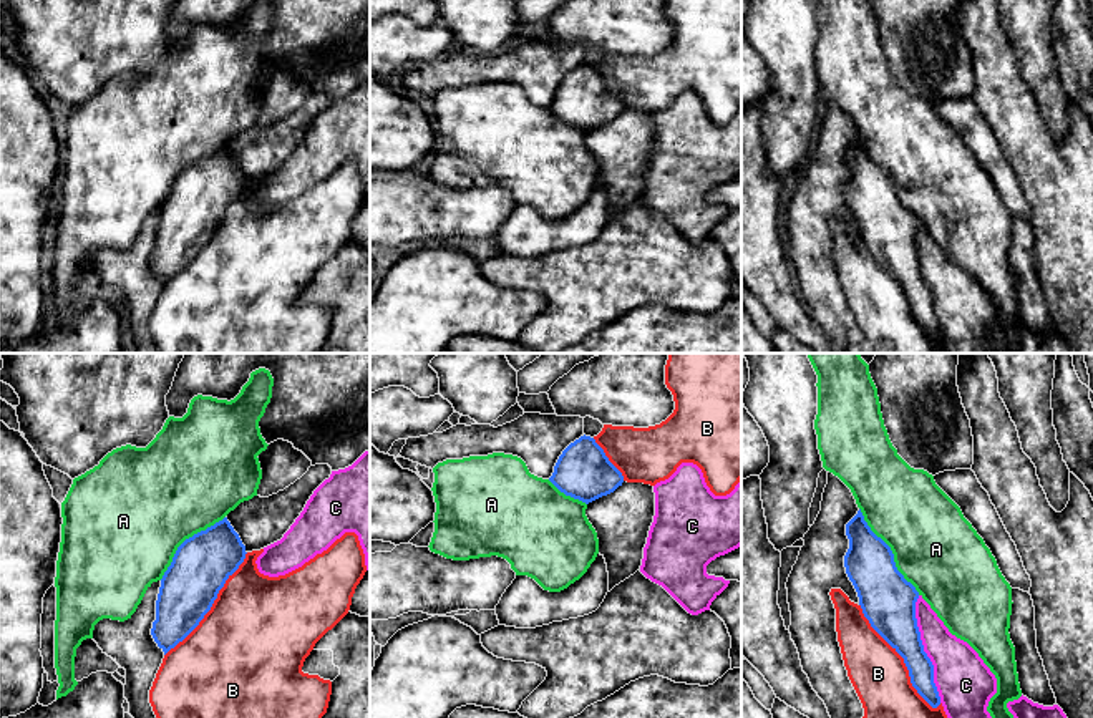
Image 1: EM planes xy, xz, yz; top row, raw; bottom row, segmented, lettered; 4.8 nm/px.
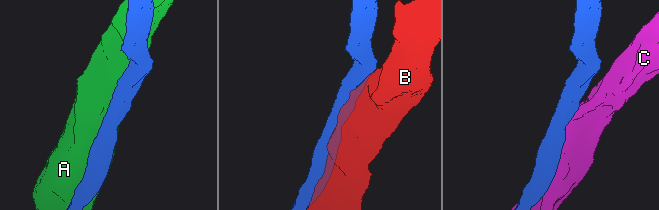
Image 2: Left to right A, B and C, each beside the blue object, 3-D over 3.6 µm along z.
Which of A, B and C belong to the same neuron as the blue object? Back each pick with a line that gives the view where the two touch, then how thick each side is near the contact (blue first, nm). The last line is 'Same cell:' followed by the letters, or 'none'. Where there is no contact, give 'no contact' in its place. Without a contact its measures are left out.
A: contact in yz; calibres 260 and 400 nm
Same cell: A

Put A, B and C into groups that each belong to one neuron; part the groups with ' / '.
A / B / C

